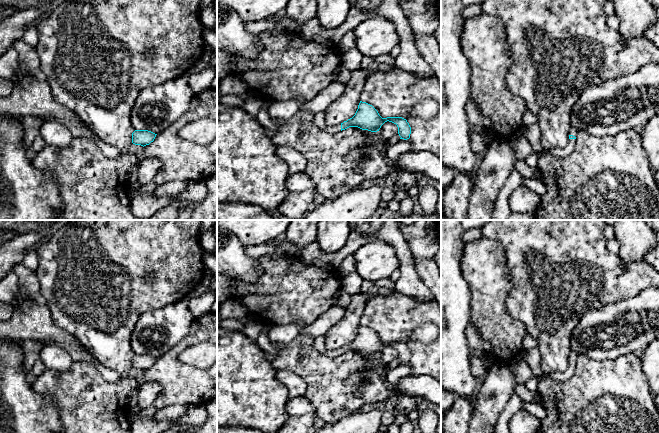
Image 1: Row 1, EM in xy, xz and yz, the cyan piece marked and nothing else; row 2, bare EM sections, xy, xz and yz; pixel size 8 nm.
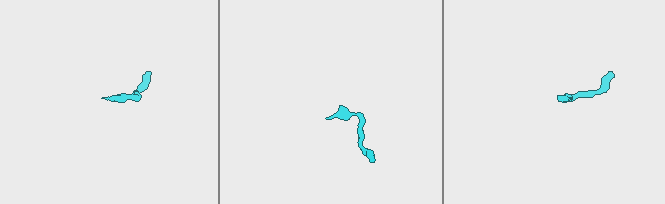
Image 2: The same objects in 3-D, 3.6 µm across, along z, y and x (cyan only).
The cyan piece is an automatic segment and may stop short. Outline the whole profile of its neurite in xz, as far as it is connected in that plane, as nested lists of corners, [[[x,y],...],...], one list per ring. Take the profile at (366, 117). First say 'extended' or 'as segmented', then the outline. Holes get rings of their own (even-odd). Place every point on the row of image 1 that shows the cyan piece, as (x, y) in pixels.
extended; [[[360,101],[355,115],[336,126],[328,126],[325,123],[324,111],[315,113],[313,118],[314,124],[327,133],[338,133],[349,127],[358,127],[362,130],[377,132],[385,122],[392,122],[398,127],[400,139],[407,140],[410,138],[411,127],[406,119],[402,117],[387,117],[382,118],[378,111],[370,104]]]

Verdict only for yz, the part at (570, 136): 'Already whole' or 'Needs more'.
Needs more

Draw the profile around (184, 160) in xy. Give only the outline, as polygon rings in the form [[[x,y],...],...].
[[[209,88],[195,94],[187,111],[169,128],[157,134],[153,142],[144,146],[144,158],[156,158],[162,163],[162,168],[154,178],[158,185],[174,180],[196,182],[217,173],[217,135],[210,144],[200,145],[183,139],[178,134],[186,124],[203,117],[210,118],[217,123],[217,89]]]

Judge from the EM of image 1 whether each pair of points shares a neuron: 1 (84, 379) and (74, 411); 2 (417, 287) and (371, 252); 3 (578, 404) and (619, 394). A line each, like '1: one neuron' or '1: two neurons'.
1: one neuron
2: two neurons
3: one neuron

